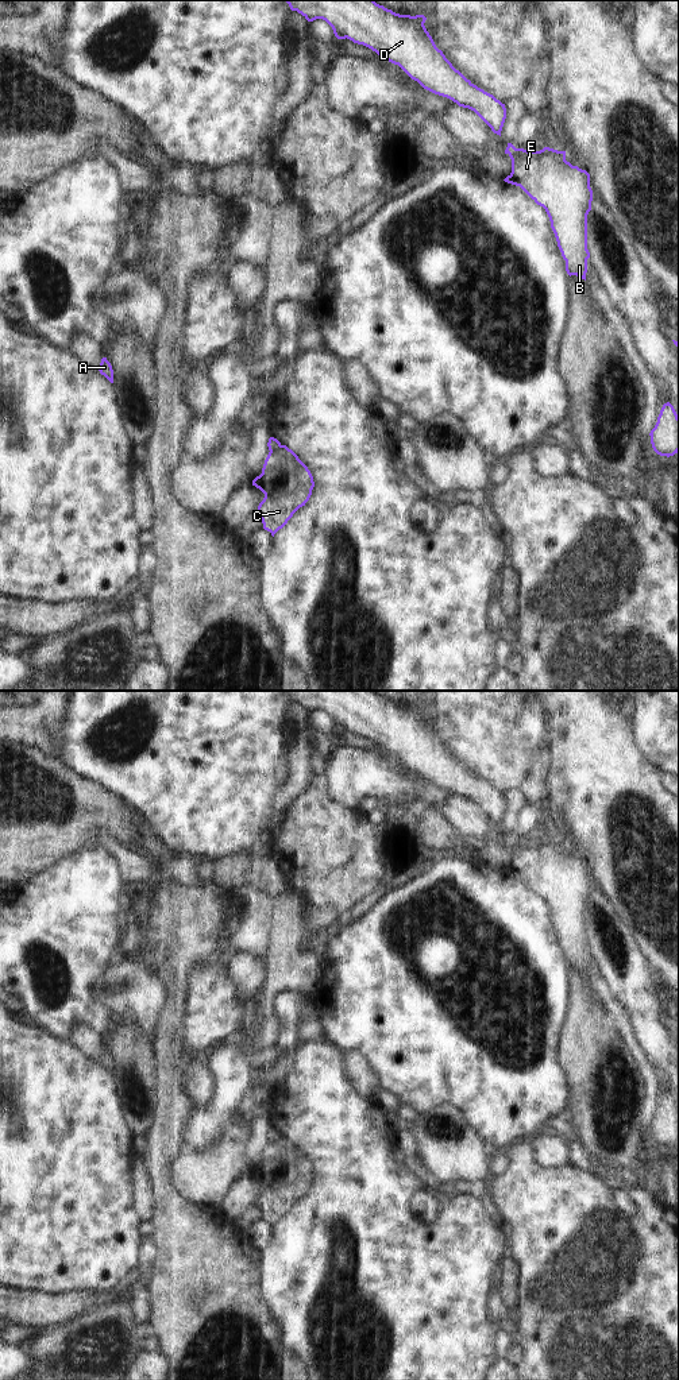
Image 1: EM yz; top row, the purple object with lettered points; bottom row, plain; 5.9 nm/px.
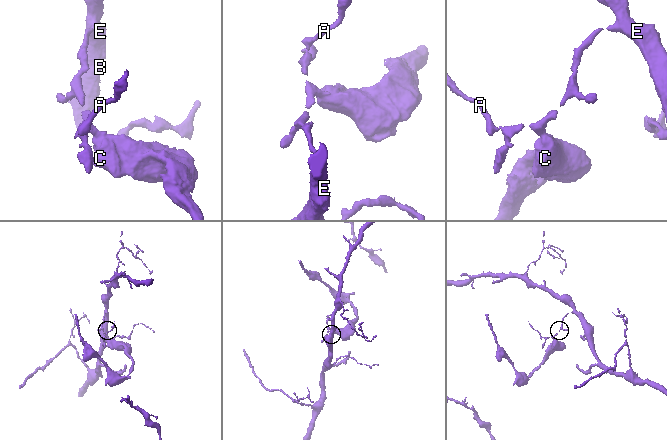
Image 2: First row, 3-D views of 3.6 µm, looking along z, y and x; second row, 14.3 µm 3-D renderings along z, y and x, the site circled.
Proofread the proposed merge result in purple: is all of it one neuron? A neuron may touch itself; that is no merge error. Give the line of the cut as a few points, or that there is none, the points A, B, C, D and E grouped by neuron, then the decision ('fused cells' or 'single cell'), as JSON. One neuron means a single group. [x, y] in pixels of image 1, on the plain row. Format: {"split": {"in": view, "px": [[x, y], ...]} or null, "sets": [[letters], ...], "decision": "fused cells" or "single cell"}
{"split": {"in": "yz", "px": [[280, 1135], [270, 1143]]}, "sets": [["A", "B", "D", "E"], ["C"]], "decision": "fused cells"}

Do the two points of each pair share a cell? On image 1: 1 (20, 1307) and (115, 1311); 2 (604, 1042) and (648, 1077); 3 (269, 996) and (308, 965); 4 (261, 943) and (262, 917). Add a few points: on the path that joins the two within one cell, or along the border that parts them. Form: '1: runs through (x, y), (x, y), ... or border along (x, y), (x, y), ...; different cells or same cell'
1: border along (119, 1298), (95, 1305), (76, 1321), (61, 1325); different cells
2: border along (624, 1040), (637, 1063), (644, 1087), (644, 1100); different cells
3: runs through (277, 986), (294, 969), (299, 969); same cell
4: runs through (261, 936), (261, 924); same cell

